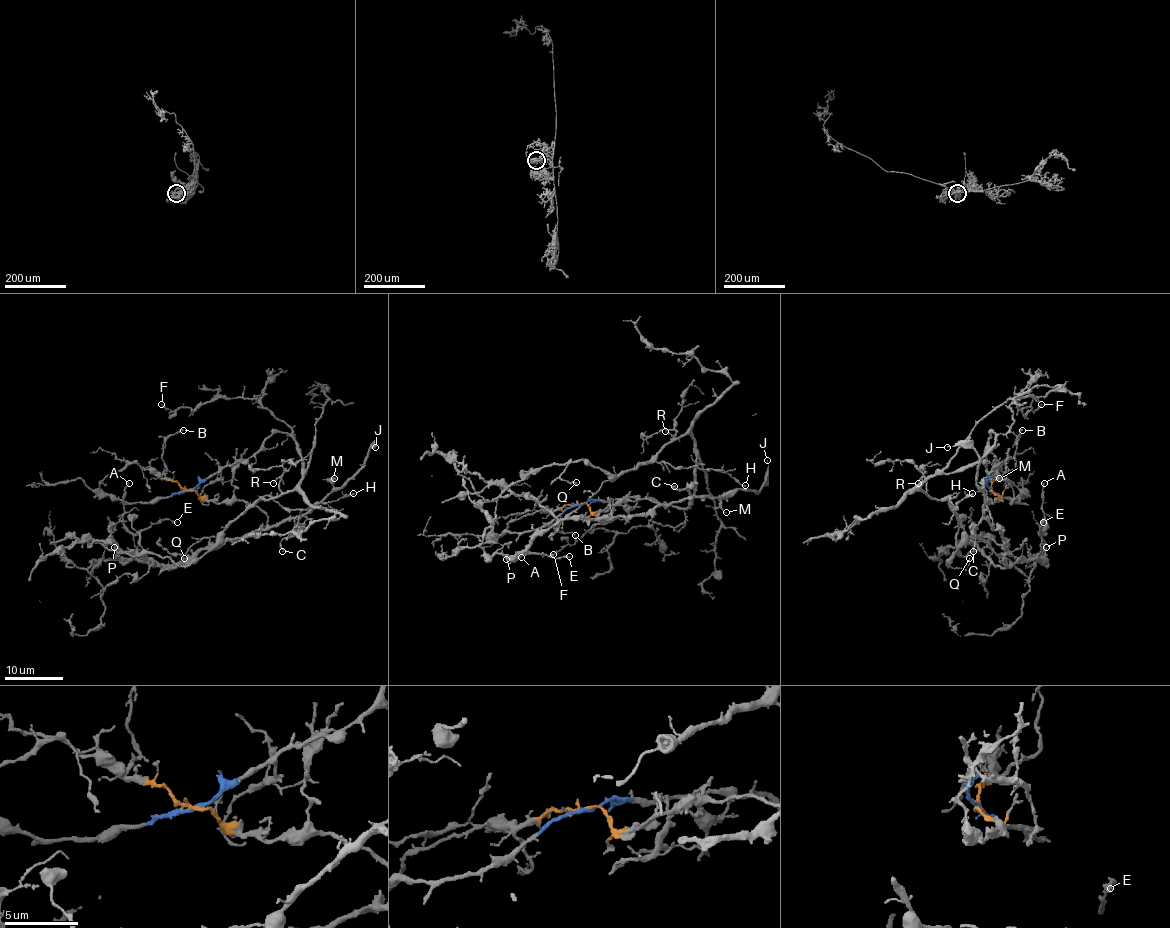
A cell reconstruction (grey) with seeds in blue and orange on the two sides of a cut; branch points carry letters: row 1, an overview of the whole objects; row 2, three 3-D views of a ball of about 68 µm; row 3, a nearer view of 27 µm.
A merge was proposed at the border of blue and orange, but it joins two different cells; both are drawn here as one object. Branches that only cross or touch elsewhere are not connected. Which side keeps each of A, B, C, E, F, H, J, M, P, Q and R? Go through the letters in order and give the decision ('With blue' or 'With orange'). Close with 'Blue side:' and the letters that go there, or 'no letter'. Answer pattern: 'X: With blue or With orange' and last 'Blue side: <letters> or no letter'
A: With orange
B: With orange
C: With orange
E: With orange
F: With blue
H: With blue
J: With orange
M: With orange
P: With orange
Q: With blue
R: With blue
Blue side: F, H, Q, R

